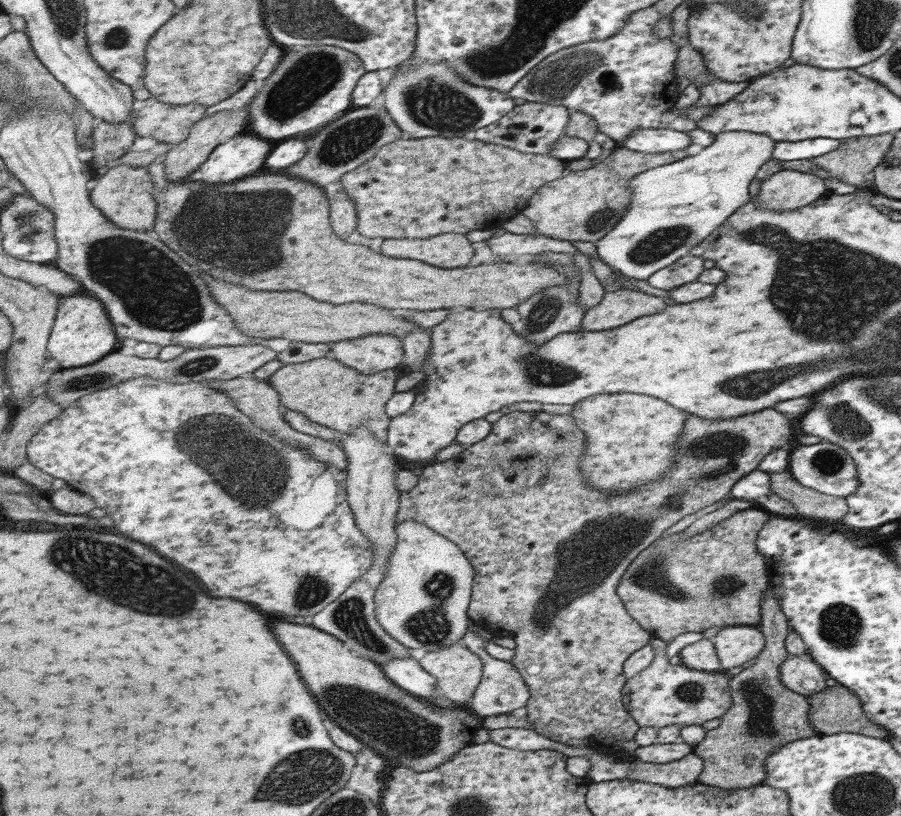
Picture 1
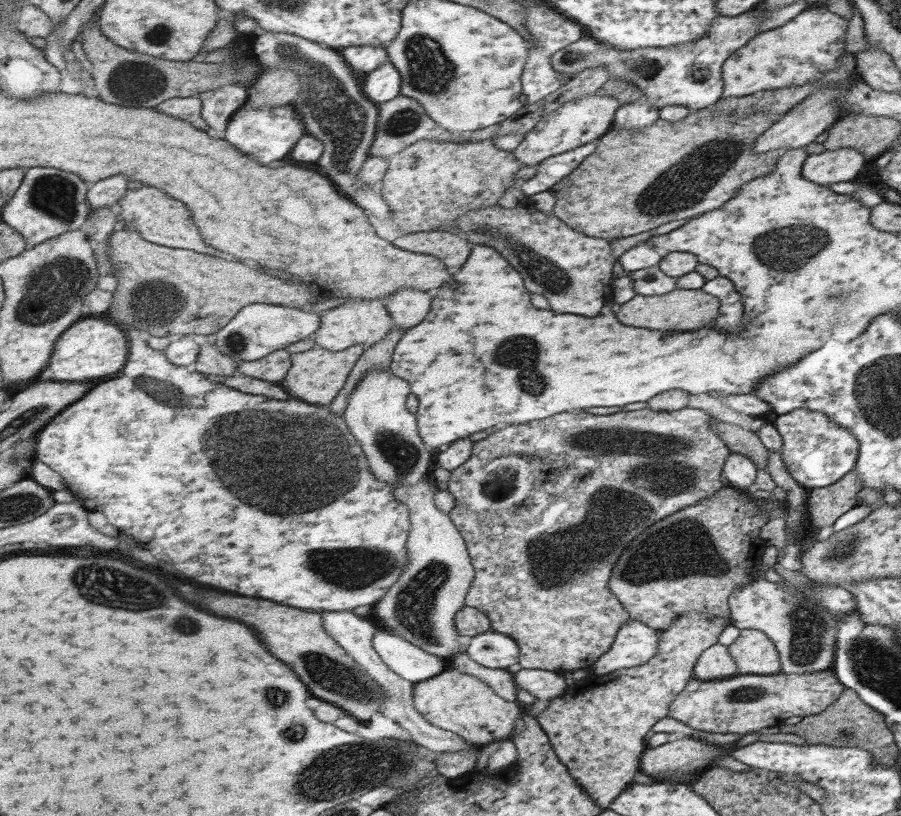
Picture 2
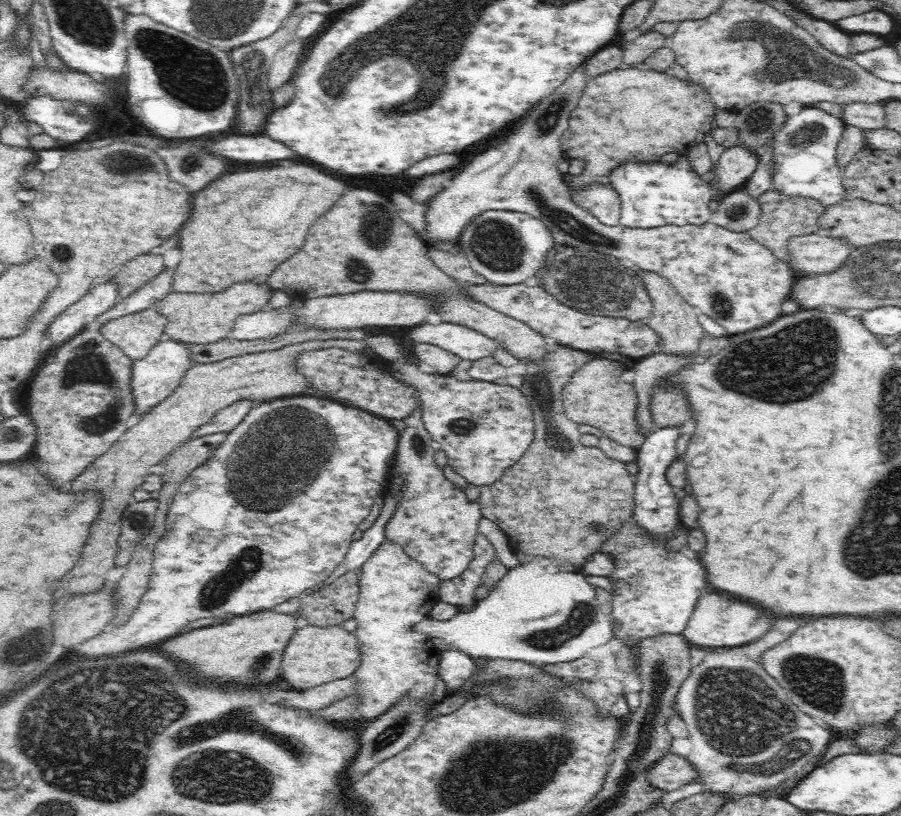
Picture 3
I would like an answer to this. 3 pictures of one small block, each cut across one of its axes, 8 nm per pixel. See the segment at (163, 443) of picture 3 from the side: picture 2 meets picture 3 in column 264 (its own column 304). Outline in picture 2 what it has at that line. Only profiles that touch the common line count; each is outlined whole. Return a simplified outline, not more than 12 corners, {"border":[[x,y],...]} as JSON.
{"border":[[366,346],[317,347],[293,355],[282,385],[332,405]]}

